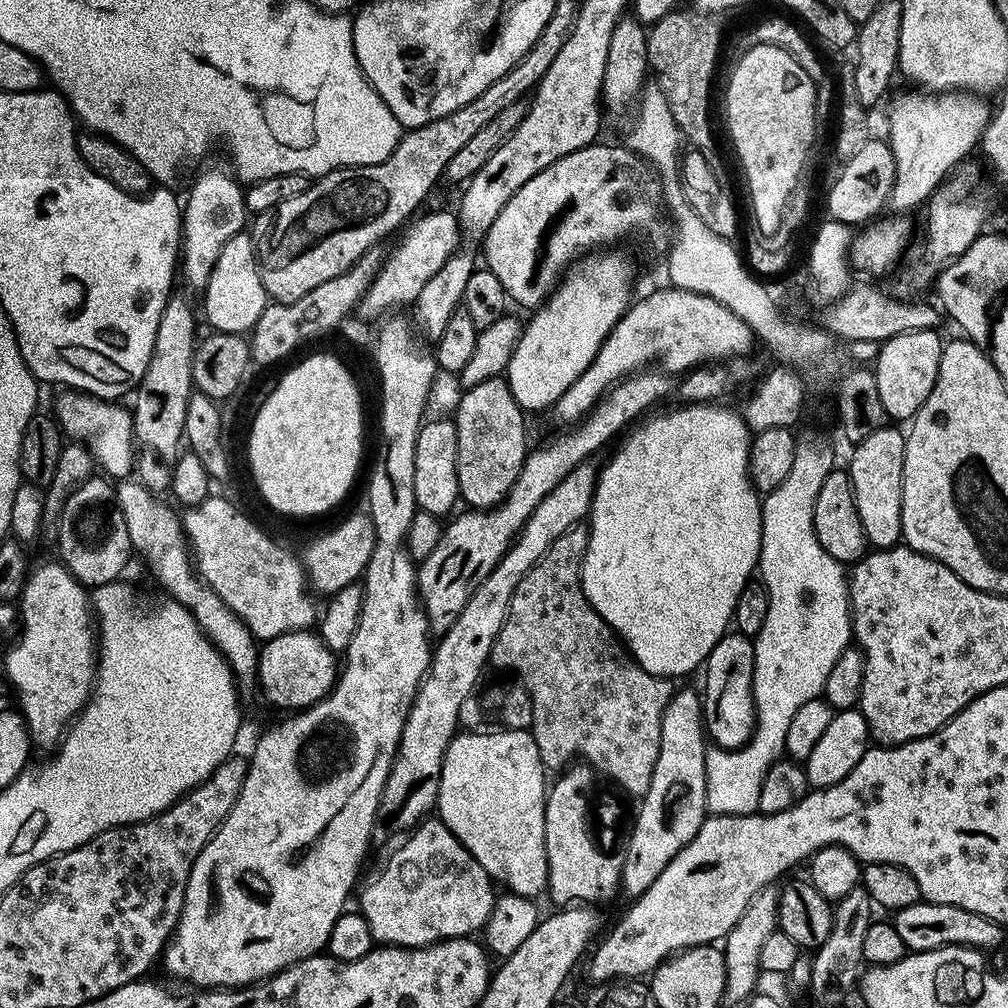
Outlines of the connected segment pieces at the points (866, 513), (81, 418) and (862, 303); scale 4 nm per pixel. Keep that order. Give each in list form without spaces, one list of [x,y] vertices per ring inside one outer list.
[[[876,428],[865,435],[851,449],[852,489],[858,506],[858,518],[862,518],[862,530],[873,549],[893,548],[901,543],[902,537],[902,482],[904,481],[903,431],[896,428]]]
[[[64,390],[61,393],[56,400],[56,412],[54,411],[54,419],[61,433],[69,441],[85,445],[93,461],[99,467],[101,464],[109,472],[109,477],[127,477],[134,468],[131,411],[125,405],[123,408],[123,403],[101,400],[99,396],[89,396],[87,392]]]
[[[868,284],[851,287],[848,292],[831,303],[830,318],[826,328],[842,339],[861,342],[883,342],[898,334],[907,332],[927,332],[939,329],[942,312],[939,307],[931,308],[928,304],[902,304],[883,296],[876,288]]]

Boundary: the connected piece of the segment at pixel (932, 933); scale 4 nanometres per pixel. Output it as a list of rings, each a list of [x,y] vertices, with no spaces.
[[[921,900],[914,906],[899,909],[893,916],[895,917],[892,918],[892,923],[909,953],[929,952],[951,944],[989,950],[988,948],[998,947],[1004,940],[1004,932],[1001,929],[1003,927],[997,921],[986,919],[973,911],[963,910],[962,907],[946,906],[945,903]]]

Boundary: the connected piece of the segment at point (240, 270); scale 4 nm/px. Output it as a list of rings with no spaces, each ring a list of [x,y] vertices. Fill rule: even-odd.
[[[247,231],[230,238],[222,247],[218,260],[210,274],[208,288],[202,293],[204,316],[217,332],[251,333],[252,327],[262,318],[262,310],[270,298],[262,286],[260,271],[256,265],[256,245]]]

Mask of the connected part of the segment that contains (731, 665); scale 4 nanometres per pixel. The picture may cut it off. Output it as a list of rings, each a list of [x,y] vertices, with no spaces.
[[[735,630],[725,632],[702,665],[704,731],[715,747],[740,748],[747,744],[752,731],[756,729],[756,707],[752,697],[755,665],[756,646],[753,637],[744,636]]]

